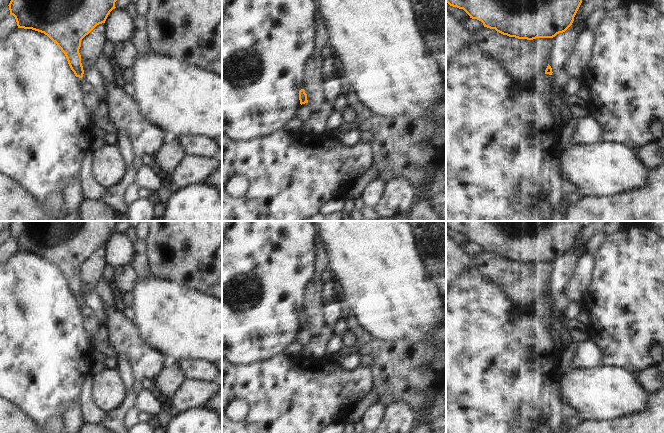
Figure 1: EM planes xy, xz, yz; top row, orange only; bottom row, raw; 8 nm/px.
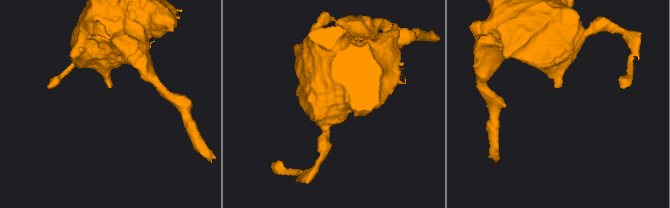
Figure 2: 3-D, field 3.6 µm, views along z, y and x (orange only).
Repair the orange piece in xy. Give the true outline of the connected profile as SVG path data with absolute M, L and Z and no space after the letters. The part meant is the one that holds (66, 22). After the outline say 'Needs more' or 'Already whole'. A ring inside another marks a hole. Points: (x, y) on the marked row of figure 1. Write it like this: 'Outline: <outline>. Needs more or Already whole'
Outline: M11 0L10 15L16 19L18 28L32 29L47 35L65 54L76 77L84 74L79 49L81 40L97 25L105 23L117 0Z. Already whole

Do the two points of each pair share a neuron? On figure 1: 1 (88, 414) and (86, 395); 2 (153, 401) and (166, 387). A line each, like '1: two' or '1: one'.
1: one
2: two

